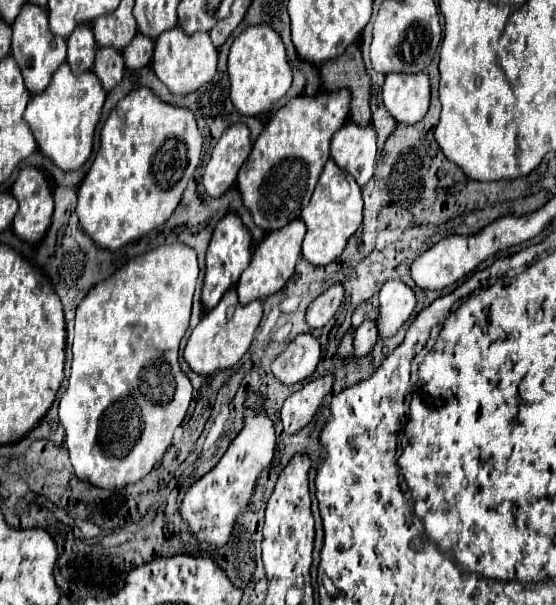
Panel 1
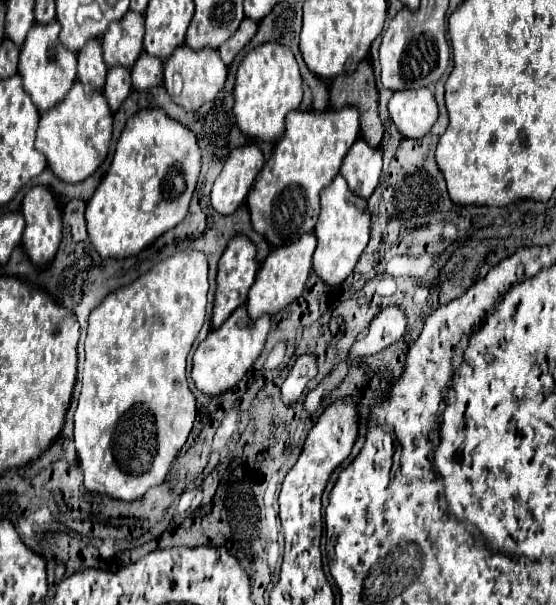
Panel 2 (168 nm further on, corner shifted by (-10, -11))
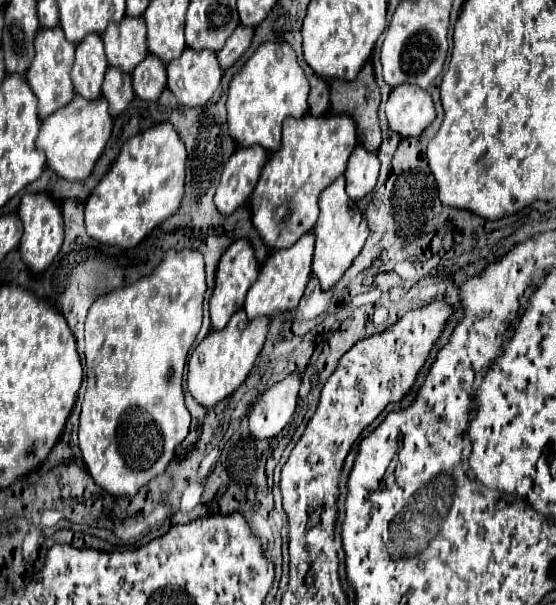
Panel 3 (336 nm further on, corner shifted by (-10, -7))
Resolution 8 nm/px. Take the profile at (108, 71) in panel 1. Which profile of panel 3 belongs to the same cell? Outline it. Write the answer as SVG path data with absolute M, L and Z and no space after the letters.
M108 67L106 77L104 77L104 85L102 85L102 95L106 97L106 101L110 105L112 117L122 113L134 97L130 75L124 71L118 71L116 67Z

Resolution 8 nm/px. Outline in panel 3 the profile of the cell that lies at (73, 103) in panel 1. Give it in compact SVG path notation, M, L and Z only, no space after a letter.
M78 93L74 99L58 109L56 113L48 115L48 119L42 121L40 135L36 139L36 145L46 153L48 167L68 181L84 181L96 159L102 155L108 139L112 133L112 117L108 113L108 103L104 103L104 97L98 97L94 101L86 101Z

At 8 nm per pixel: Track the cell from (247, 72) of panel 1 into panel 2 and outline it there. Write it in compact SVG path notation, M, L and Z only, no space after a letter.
M266 43L250 51L238 67L234 85L234 117L238 129L252 139L278 141L284 135L284 117L302 103L302 77L292 51L280 43Z

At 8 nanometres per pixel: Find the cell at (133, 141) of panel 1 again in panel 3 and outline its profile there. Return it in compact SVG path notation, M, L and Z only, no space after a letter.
M168 121L130 137L86 201L88 237L120 249L130 249L144 241L154 227L178 211L184 199L186 161L184 141Z

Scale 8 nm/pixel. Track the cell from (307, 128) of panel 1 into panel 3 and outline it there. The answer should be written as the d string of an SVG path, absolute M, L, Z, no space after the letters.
M304 115L284 121L282 145L270 155L250 197L252 223L272 249L292 247L318 219L318 193L346 171L348 157L356 147L356 123L348 115Z

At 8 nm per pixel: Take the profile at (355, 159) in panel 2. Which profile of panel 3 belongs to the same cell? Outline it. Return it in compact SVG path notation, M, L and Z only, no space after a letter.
M358 145L356 151L352 151L350 161L348 161L348 169L344 173L346 191L352 201L358 201L358 199L366 197L368 193L372 193L376 179L378 179L378 171L380 171L378 155L370 153Z

